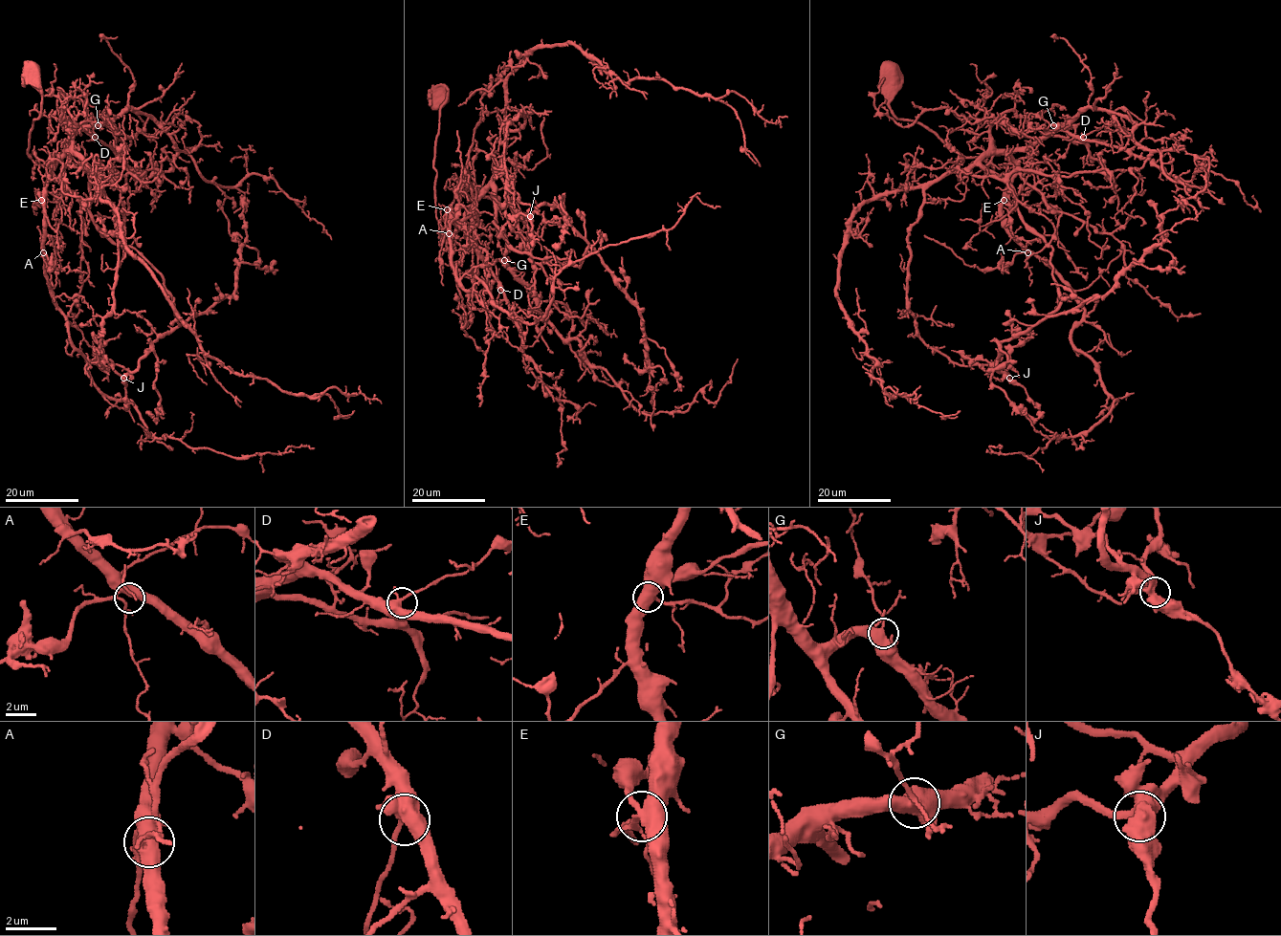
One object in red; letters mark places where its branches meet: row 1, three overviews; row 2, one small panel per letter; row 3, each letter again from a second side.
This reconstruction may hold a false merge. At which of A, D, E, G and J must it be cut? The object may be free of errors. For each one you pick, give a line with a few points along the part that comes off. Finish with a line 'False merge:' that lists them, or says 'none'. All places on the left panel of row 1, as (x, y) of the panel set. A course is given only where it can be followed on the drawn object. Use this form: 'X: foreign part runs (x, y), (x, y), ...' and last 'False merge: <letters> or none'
E: foreign part runs (41, 200), (48, 181)
False merge: E

